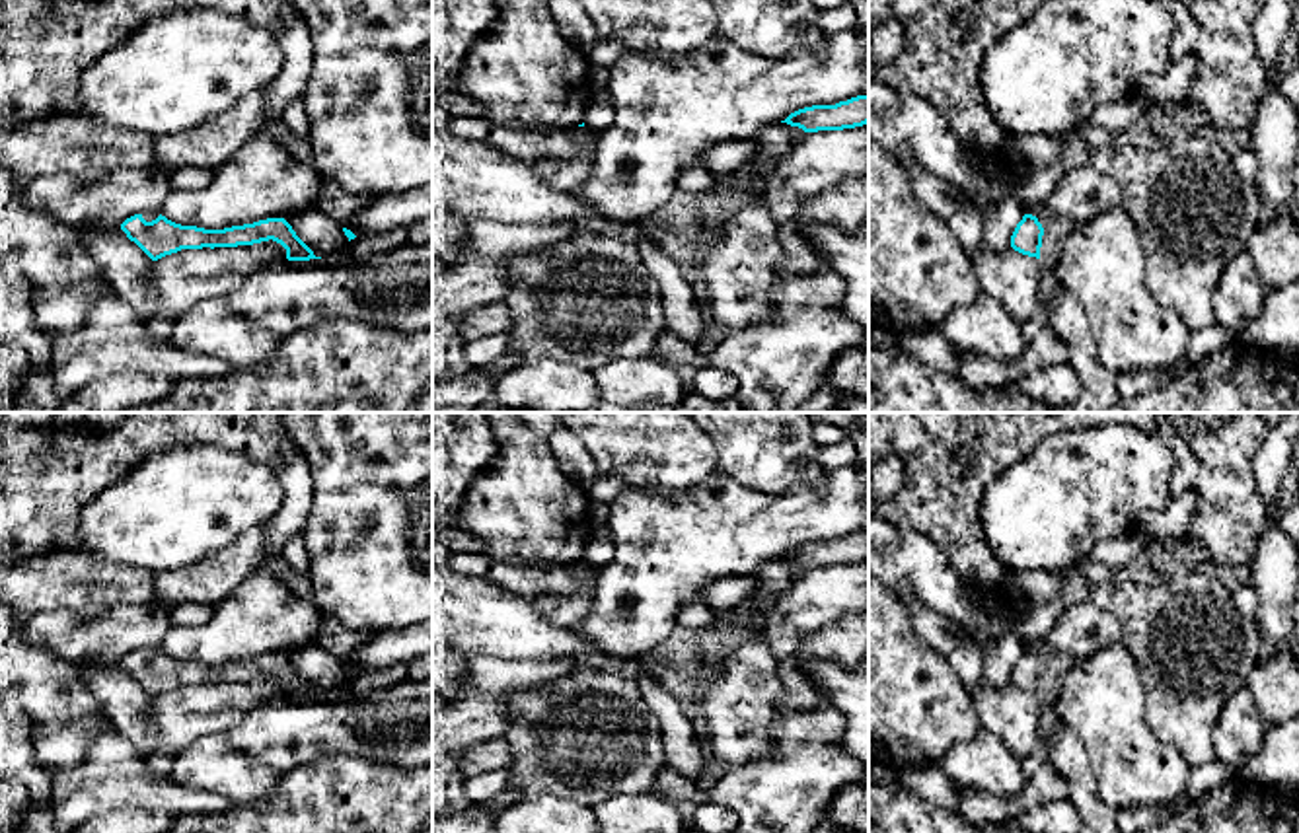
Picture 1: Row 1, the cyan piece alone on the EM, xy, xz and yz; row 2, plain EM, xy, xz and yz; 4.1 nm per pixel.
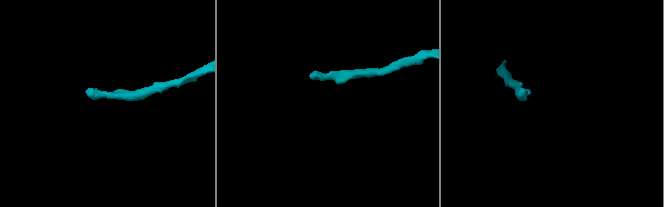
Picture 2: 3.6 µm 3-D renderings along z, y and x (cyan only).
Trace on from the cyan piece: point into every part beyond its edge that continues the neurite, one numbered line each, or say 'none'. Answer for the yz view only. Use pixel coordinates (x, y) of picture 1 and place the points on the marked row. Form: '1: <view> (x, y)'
1: yz (1056, 230)

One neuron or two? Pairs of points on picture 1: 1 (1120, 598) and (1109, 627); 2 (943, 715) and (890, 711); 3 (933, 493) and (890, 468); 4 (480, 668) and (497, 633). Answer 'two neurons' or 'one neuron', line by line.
1: two neurons
2: one neuron
3: two neurons
4: two neurons

